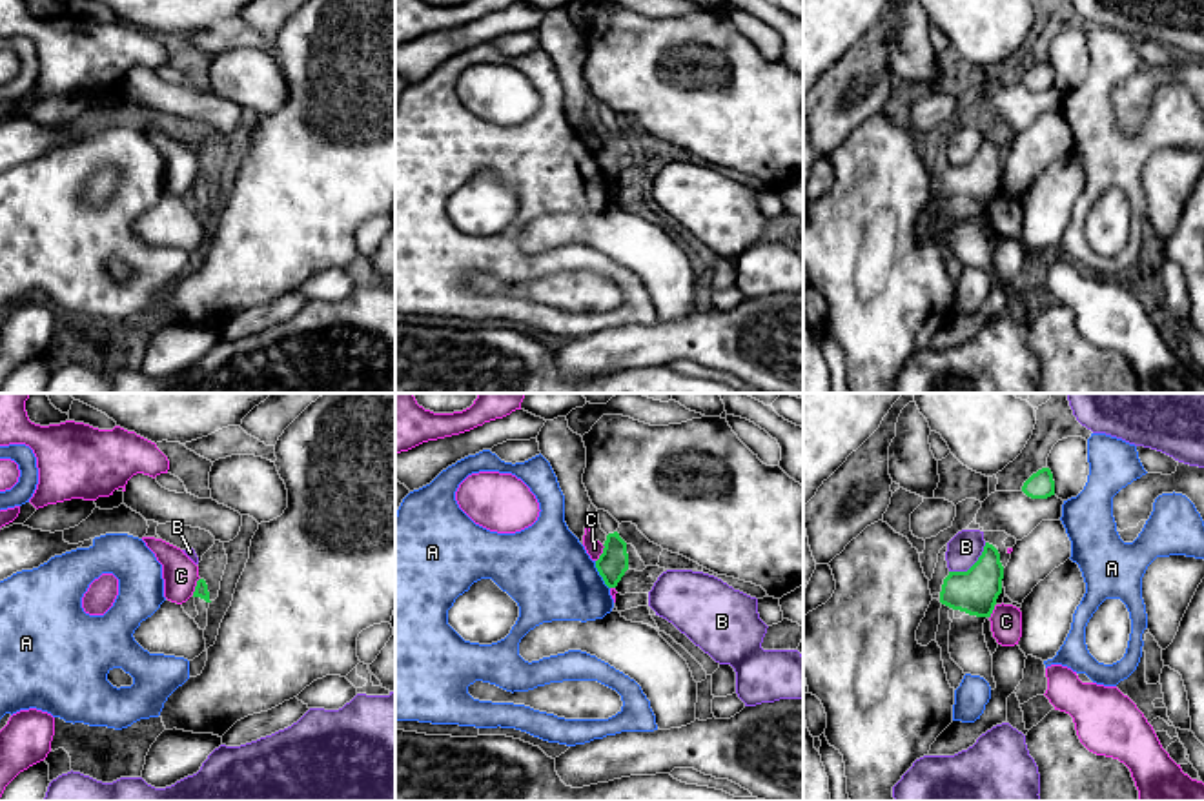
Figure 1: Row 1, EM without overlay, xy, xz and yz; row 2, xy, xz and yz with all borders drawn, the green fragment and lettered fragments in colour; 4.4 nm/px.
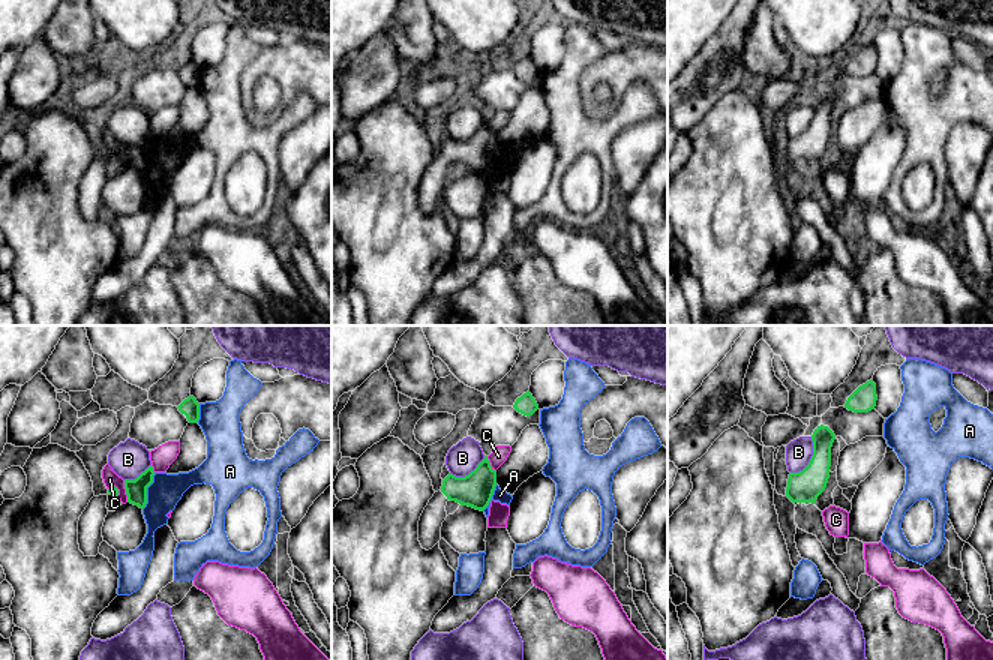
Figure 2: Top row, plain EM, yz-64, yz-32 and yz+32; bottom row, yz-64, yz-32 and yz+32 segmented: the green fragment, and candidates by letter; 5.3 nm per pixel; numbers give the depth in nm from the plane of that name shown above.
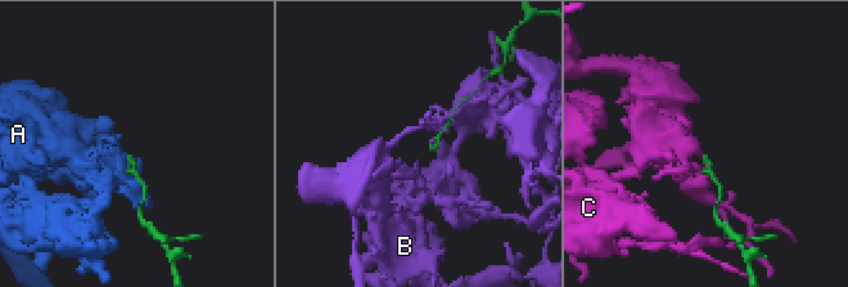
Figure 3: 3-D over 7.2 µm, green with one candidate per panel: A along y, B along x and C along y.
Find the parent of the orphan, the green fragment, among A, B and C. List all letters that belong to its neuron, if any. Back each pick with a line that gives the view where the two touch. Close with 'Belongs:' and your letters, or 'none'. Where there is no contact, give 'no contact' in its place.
Belongs: none

